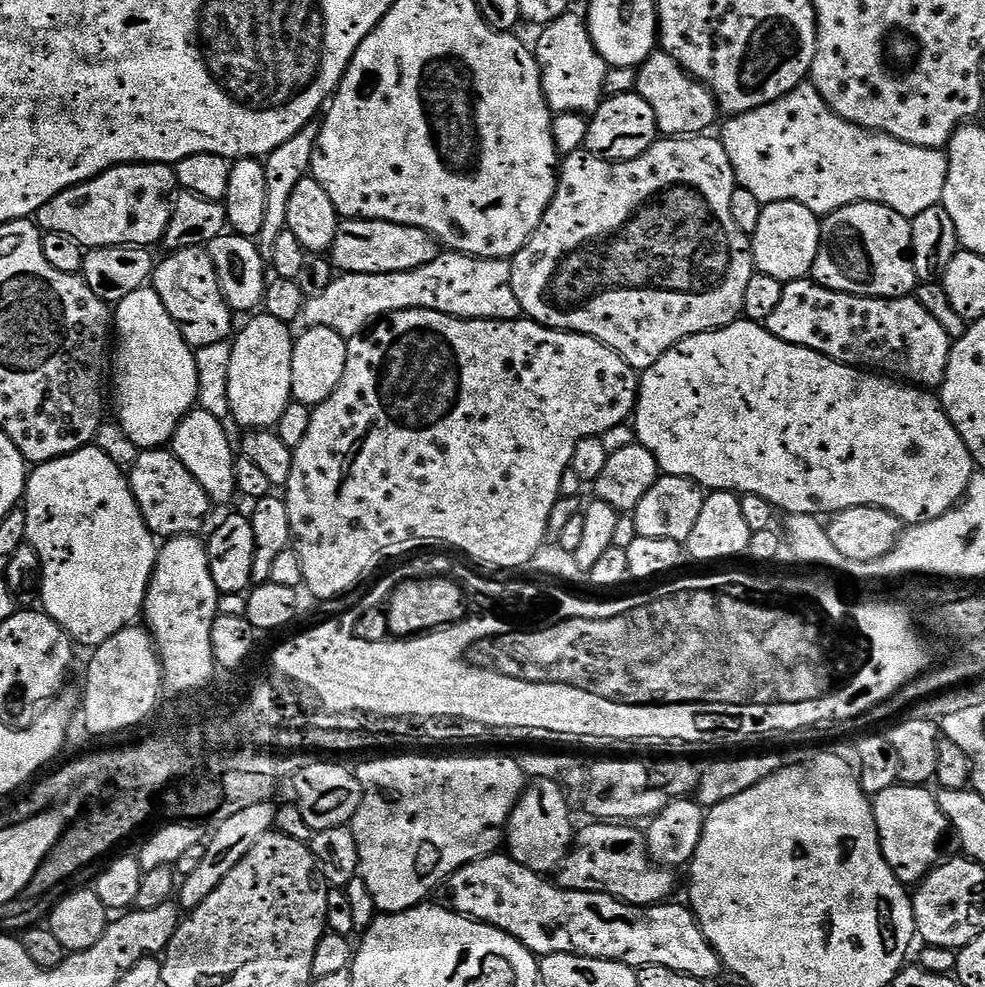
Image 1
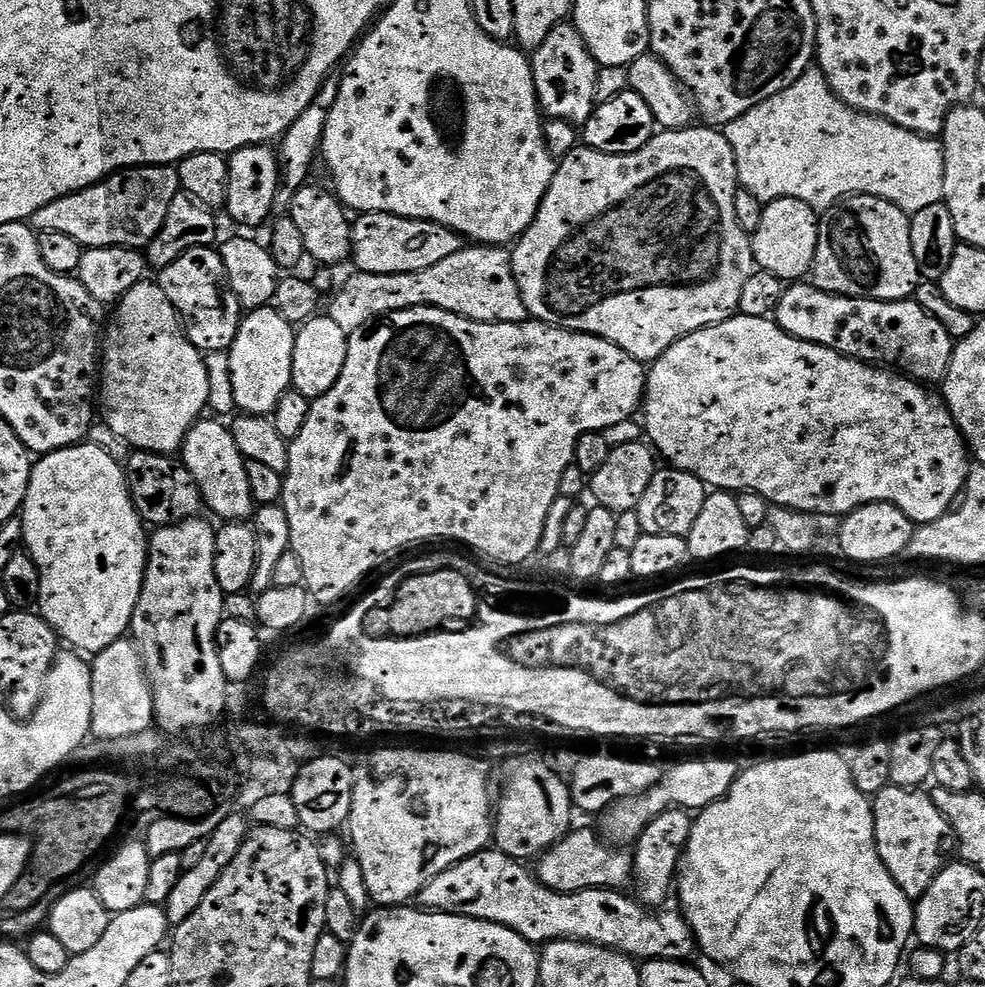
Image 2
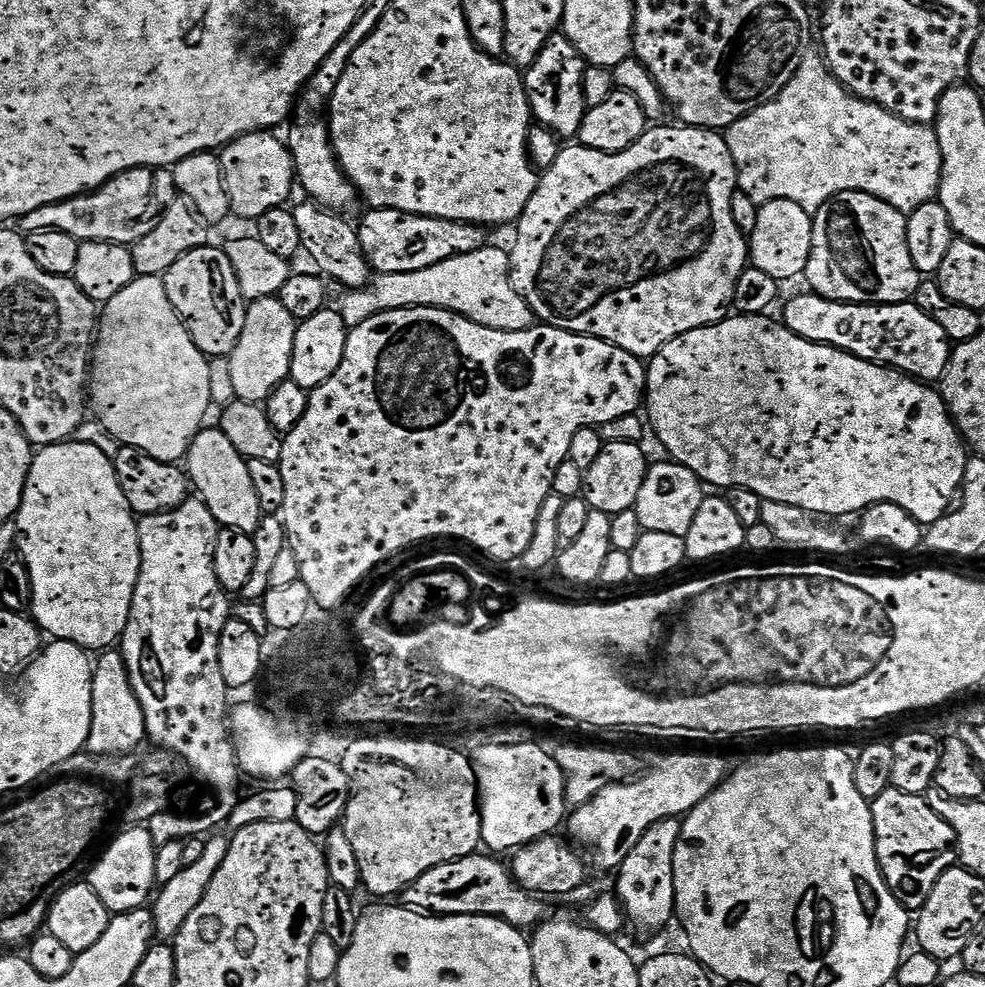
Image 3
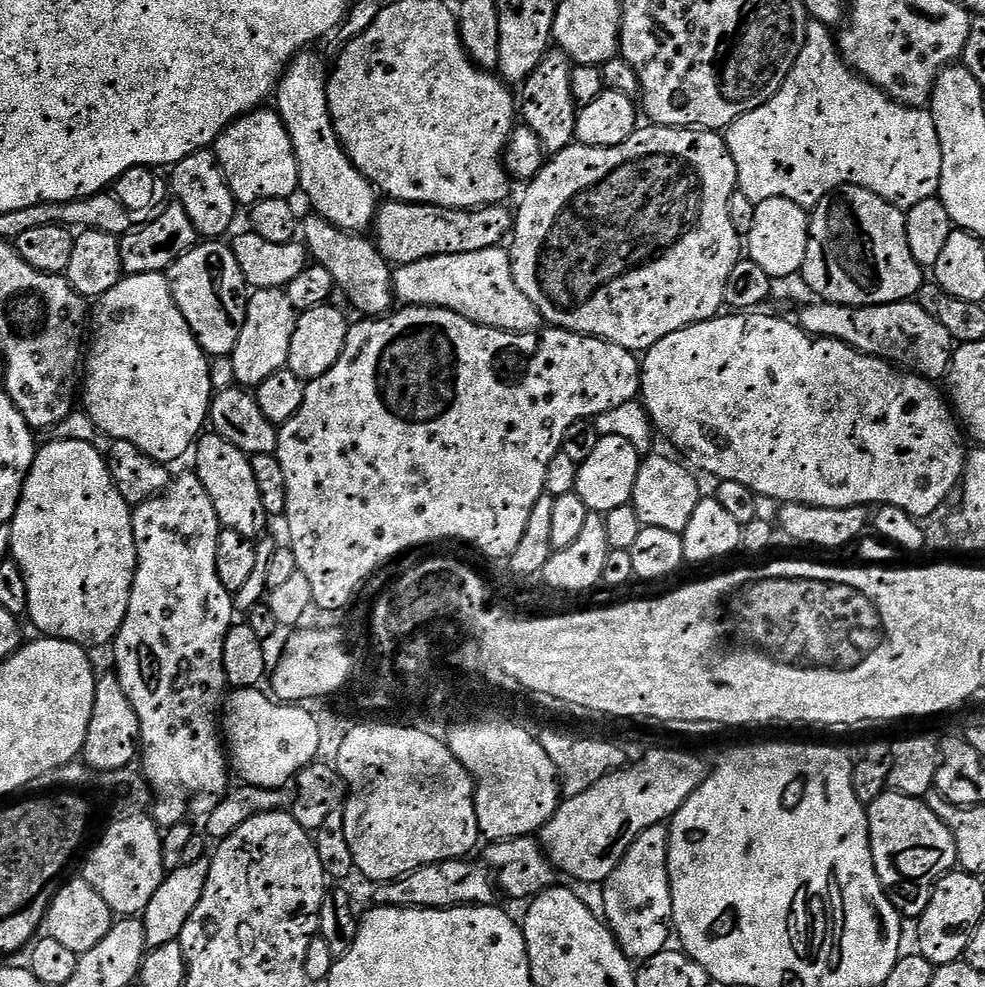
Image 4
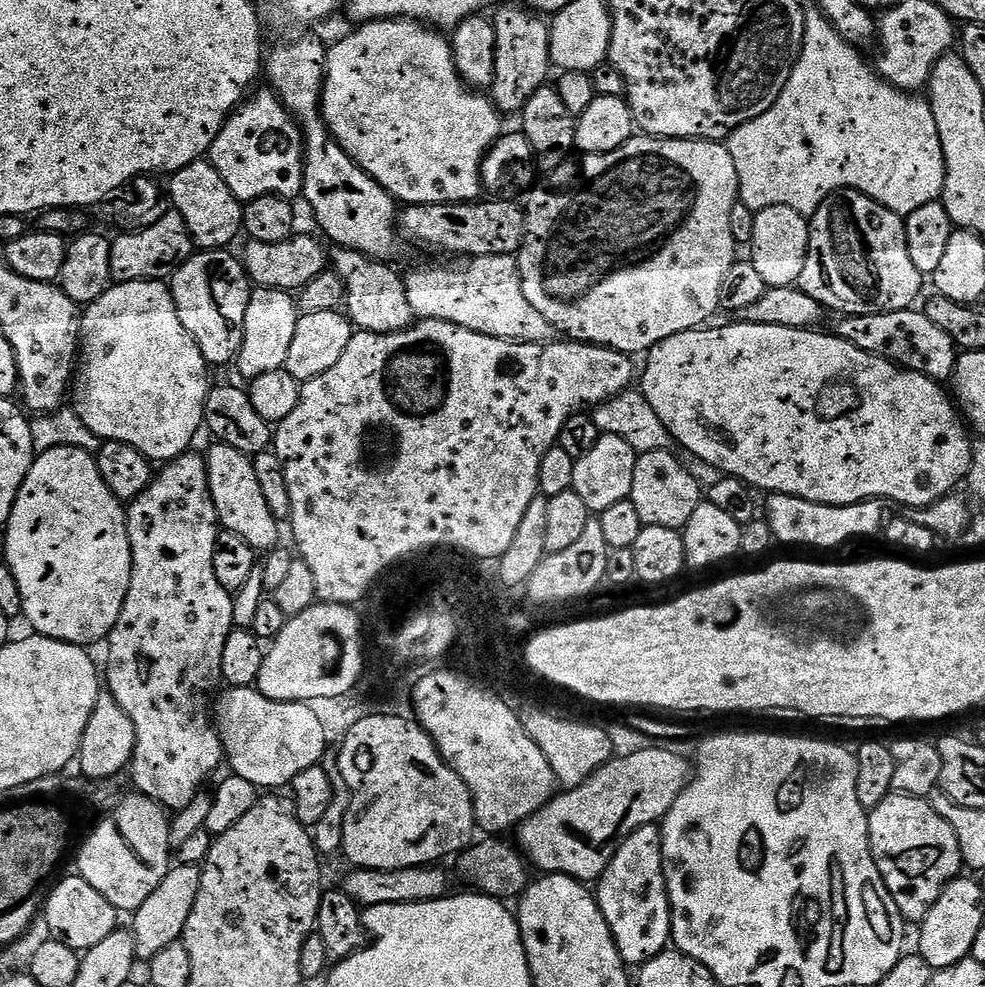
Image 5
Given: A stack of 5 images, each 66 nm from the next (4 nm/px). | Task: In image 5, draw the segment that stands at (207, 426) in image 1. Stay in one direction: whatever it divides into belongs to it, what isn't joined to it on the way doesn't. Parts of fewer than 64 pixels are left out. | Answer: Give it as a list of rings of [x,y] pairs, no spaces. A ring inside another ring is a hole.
[[[213,443],[213,448],[206,455],[206,483],[210,486],[212,501],[216,507],[216,518],[219,527],[226,532],[238,534],[257,554],[267,554],[281,543],[281,521],[270,514],[266,506],[266,497],[258,486],[254,475],[252,457],[240,452],[229,444]]]

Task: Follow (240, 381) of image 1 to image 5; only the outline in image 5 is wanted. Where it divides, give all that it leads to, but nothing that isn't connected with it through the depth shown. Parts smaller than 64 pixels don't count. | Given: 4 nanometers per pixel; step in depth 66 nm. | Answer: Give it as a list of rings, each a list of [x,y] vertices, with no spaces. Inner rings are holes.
[[[257,287],[246,306],[244,341],[240,347],[238,365],[245,378],[266,374],[269,370],[284,367],[290,354],[290,342],[294,342],[294,330],[298,326],[302,312],[298,300],[291,291],[282,288]]]

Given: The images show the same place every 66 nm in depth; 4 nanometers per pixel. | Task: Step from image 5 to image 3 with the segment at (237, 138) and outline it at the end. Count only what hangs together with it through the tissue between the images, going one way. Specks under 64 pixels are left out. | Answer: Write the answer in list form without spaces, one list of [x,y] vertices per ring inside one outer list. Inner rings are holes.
[[[271,131],[251,132],[225,144],[219,158],[233,217],[241,216],[248,222],[254,222],[262,218],[266,210],[283,208],[289,203],[288,195],[292,192],[292,184],[294,188],[294,169],[292,153],[281,137],[279,140]]]

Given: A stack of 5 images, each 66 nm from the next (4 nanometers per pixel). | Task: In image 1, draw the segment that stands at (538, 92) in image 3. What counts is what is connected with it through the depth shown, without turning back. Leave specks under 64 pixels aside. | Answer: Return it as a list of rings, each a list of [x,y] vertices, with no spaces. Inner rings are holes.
[[[575,10],[563,12],[554,22],[539,29],[540,37],[534,43],[536,61],[540,71],[540,81],[548,107],[553,113],[579,112],[591,114],[605,99],[604,83],[610,67],[598,54],[590,38],[588,21]]]

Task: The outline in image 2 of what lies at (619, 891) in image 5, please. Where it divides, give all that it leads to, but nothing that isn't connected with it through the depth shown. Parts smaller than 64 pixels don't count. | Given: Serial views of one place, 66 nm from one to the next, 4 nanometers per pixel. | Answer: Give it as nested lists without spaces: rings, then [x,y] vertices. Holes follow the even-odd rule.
[[[669,808],[667,812],[658,814],[646,826],[639,840],[634,845],[632,858],[632,875],[634,877],[634,896],[645,909],[656,910],[668,900],[668,891],[674,888],[674,877],[680,866],[680,857],[688,847],[688,839],[692,830],[693,817],[683,808]]]

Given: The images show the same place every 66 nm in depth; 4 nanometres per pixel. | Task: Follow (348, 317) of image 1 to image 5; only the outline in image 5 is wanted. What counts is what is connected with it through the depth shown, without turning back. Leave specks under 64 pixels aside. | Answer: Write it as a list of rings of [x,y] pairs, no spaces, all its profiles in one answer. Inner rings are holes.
[[[515,255],[511,256],[473,256],[461,259],[460,264],[428,264],[425,268],[416,268],[403,277],[406,295],[415,315],[426,320],[445,320],[454,322],[466,330],[486,334],[503,340],[522,340],[526,344],[539,344],[553,335],[552,324],[534,306],[522,292],[520,265]]]

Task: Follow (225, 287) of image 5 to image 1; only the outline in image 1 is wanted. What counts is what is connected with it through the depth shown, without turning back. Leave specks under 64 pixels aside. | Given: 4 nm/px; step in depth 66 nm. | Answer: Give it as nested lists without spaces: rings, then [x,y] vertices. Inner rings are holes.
[[[207,247],[187,248],[168,254],[161,264],[159,261],[155,265],[150,286],[158,298],[162,298],[162,306],[170,310],[170,318],[180,325],[182,338],[186,338],[193,350],[223,344],[233,335],[234,313],[222,294],[222,286]]]

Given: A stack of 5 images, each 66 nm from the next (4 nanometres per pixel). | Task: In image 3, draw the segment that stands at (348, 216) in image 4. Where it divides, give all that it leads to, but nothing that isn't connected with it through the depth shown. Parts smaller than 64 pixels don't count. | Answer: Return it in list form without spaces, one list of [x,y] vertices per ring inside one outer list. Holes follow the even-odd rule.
[[[307,106],[295,109],[294,121],[296,125],[286,135],[288,151],[292,153],[292,167],[295,179],[304,187],[305,197],[311,198],[322,208],[345,210],[358,200],[358,190],[344,173],[336,158],[336,150],[330,139],[330,124],[327,119],[319,120],[320,116]]]

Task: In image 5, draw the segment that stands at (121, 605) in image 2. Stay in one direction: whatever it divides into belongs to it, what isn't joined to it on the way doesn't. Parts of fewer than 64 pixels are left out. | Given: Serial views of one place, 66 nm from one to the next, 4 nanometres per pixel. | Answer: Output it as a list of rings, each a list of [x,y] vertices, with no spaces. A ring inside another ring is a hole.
[[[77,448],[39,453],[26,474],[26,482],[22,482],[22,490],[18,490],[2,539],[6,542],[3,563],[12,569],[18,590],[22,590],[22,616],[32,623],[33,633],[81,646],[107,641],[130,590],[132,547],[125,505],[106,486],[93,453]]]

